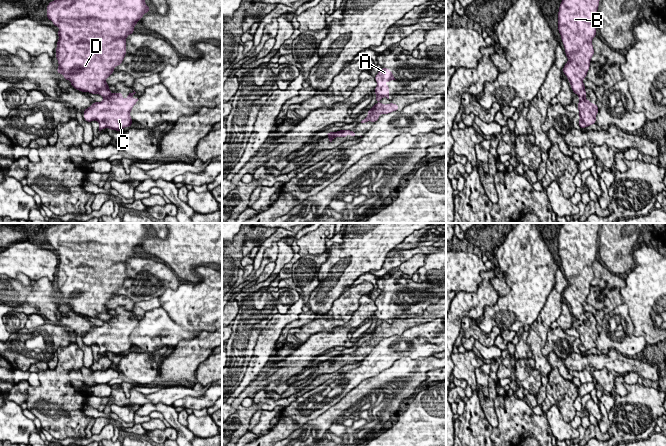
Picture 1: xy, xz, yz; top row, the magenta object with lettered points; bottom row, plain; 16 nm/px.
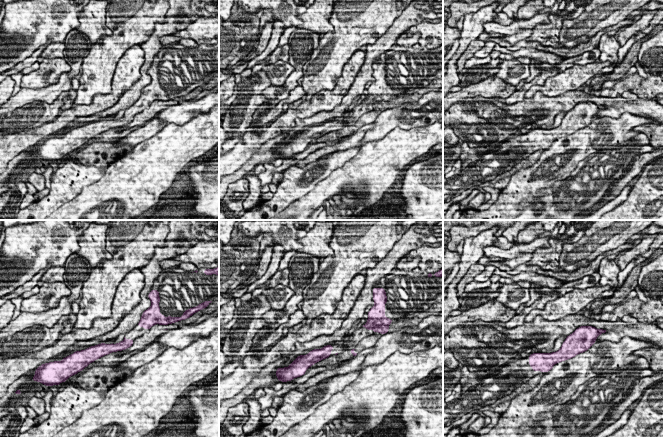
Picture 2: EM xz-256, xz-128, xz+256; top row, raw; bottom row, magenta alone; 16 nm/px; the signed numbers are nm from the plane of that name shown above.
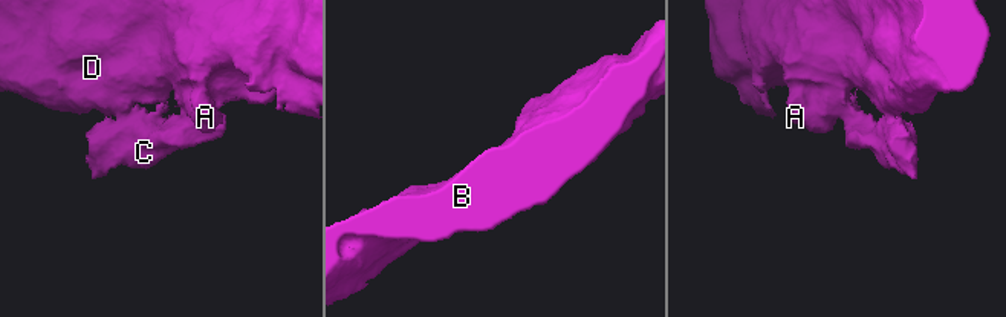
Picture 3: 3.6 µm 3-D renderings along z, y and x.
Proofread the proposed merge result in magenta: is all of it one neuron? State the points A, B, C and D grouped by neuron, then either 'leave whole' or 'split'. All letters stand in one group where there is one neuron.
groups A B D / C; split

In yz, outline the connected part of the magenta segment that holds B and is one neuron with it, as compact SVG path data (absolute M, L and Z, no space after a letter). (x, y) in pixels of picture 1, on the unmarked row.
M563 223L558 236L558 255L568 282L563 298L567 300L572 315L580 321L586 319L583 303L586 302L591 282L594 279L592 264L596 260L599 225L600 223Z

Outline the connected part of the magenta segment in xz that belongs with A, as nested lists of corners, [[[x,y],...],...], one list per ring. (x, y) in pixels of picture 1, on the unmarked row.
[[[388,292],[380,293],[378,298],[375,300],[375,304],[377,306],[377,310],[374,313],[374,316],[376,317],[376,326],[381,325],[383,321],[389,323],[389,309],[385,309],[384,307],[389,306],[390,304],[396,304],[392,295]]]

